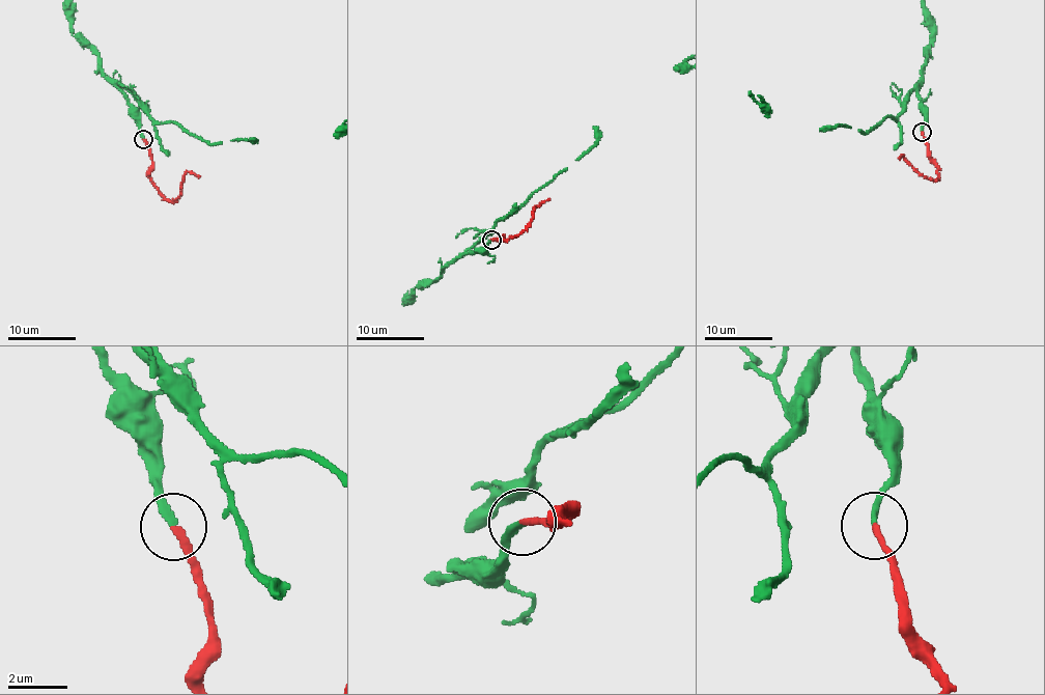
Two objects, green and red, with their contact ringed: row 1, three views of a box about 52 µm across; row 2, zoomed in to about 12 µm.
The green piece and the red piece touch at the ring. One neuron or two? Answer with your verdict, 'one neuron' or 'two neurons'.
one neuron

